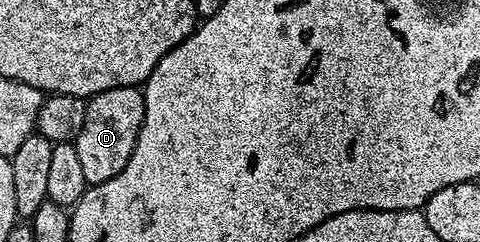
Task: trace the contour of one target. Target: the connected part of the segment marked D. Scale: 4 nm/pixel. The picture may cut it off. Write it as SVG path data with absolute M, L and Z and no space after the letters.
M137 86L103 90L86 103L83 130L79 130L75 141L86 185L107 182L107 178L115 178L127 166L143 126L144 113L145 94Z

